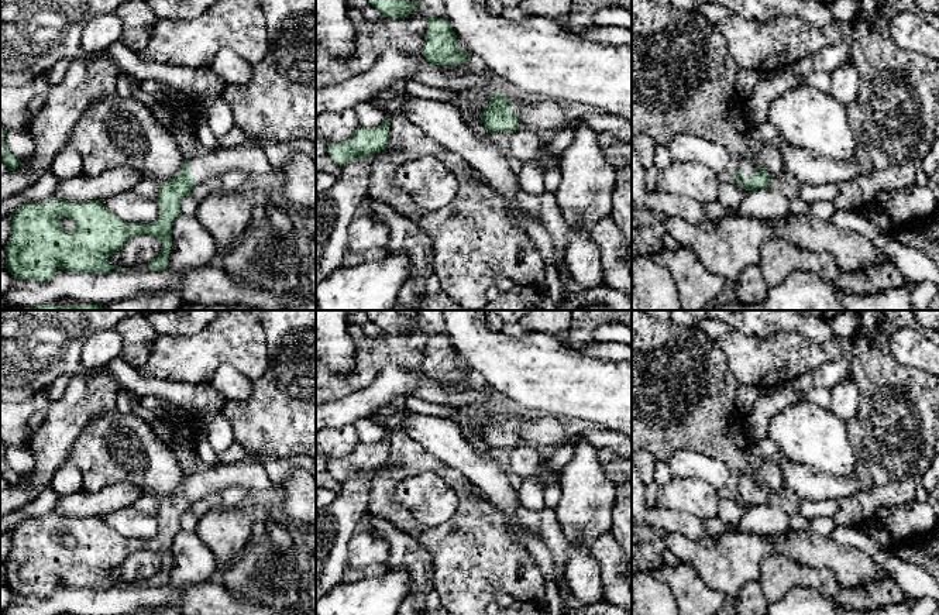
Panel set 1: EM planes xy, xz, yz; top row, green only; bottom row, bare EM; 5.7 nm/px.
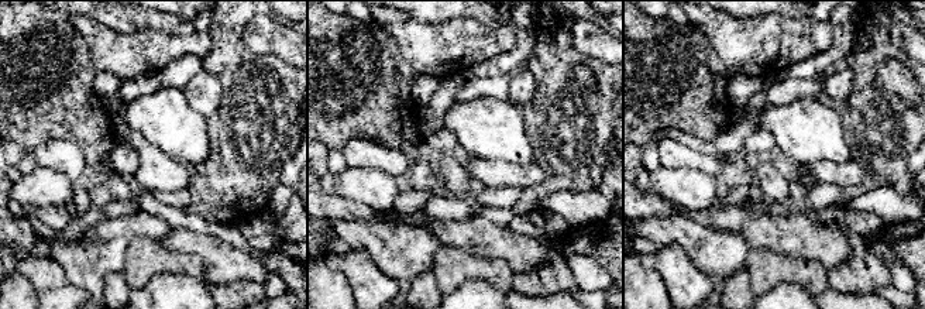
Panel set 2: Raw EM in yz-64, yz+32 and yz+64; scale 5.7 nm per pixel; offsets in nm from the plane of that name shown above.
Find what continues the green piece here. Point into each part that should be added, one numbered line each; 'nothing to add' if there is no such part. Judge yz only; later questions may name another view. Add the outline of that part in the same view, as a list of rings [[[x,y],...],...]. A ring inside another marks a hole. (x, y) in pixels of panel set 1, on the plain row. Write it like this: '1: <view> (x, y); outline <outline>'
1: yz (747, 481); outline [[[747,473],[747,474],[743,474],[737,478],[735,478],[732,487],[735,491],[735,487],[740,485],[742,492],[746,494],[746,492],[751,492],[754,489],[756,481],[757,481],[756,477],[751,473]]]

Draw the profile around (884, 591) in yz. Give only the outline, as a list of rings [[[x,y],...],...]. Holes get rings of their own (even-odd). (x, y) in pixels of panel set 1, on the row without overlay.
[[[883,577],[860,587],[842,587],[836,597],[842,607],[856,611],[874,611],[887,605],[900,605],[904,599],[904,592],[891,577]]]

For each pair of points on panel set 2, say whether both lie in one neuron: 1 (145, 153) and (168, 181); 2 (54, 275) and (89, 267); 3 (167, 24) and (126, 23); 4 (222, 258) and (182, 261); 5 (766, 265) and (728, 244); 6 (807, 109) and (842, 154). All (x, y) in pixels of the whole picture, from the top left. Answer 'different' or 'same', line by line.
1: same
2: different
3: same
4: different
5: different
6: same

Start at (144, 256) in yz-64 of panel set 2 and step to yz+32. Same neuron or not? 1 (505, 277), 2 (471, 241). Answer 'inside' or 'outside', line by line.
1: inside
2: outside

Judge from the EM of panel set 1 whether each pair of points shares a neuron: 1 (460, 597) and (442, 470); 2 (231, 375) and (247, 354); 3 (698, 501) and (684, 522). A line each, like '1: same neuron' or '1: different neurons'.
1: same neuron
2: different neurons
3: different neurons

